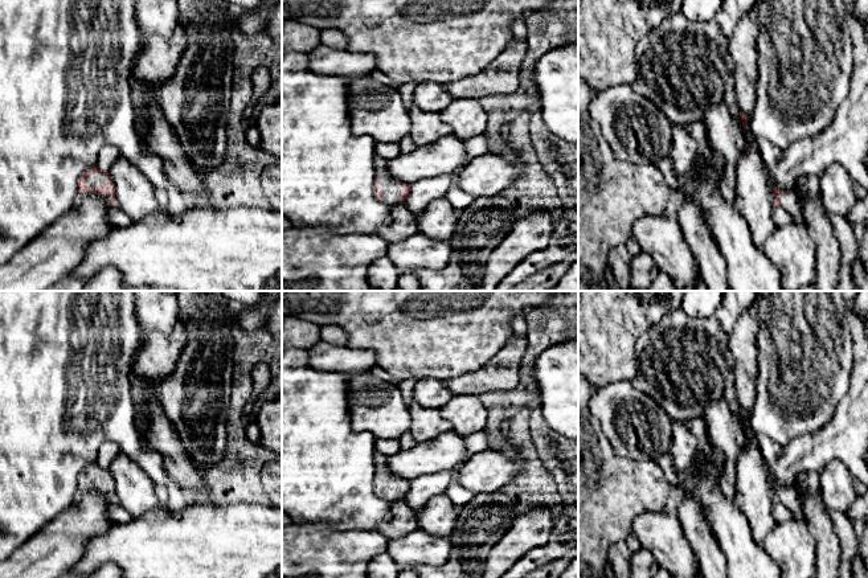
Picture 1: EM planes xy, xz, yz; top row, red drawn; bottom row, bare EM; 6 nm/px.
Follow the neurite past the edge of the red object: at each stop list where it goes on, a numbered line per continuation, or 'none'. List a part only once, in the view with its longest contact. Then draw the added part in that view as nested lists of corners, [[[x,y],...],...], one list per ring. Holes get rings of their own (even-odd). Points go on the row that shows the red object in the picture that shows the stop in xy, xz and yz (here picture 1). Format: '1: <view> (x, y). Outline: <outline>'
1: xy (98, 179). Outline: [[[98,172],[95,175],[89,175],[86,179],[86,184],[90,186],[99,186],[106,183],[106,177],[102,172]]]

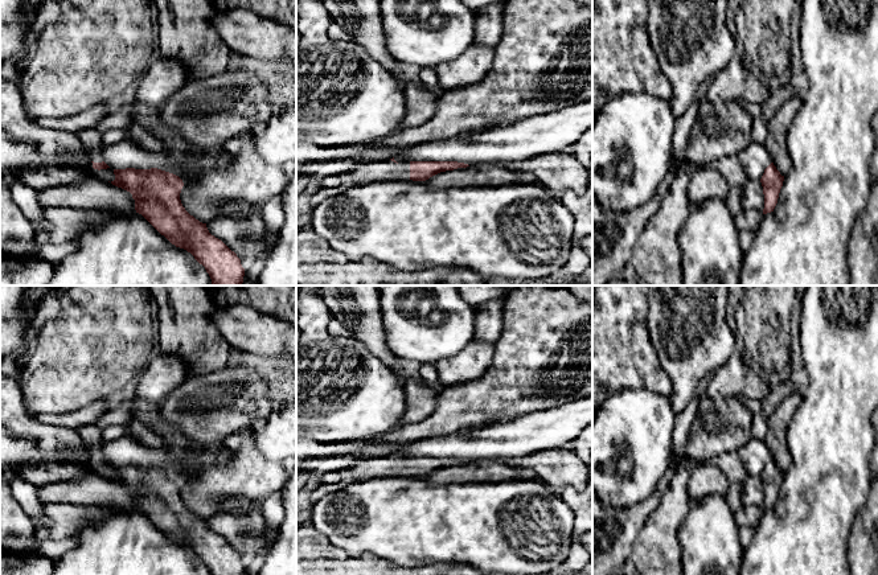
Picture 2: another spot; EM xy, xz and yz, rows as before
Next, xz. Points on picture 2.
1: xz (373, 172). Outline: [[[391,160],[362,163],[345,176],[354,185],[410,180],[410,161],[406,160],[398,164]]]

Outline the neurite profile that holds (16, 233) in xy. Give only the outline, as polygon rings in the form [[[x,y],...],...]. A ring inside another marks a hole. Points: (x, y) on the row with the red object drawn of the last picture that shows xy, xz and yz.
[[[0,180],[0,254],[26,256],[37,247],[32,223],[15,204],[8,181]]]

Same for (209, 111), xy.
[[[231,70],[189,79],[163,106],[160,122],[189,144],[209,149],[270,119],[274,103],[255,73]]]

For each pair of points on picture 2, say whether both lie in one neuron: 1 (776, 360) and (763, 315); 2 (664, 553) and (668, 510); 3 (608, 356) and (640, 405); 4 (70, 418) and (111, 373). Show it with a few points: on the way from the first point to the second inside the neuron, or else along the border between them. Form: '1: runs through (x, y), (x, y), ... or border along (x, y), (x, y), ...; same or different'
1: runs through (770, 349), (767, 325); same
2: runs through (664, 542), (665, 521); same
3: border along (661, 394), (634, 387), (615, 391), (606, 399); different
4: border along (85, 406), (66, 413), (48, 414); different

